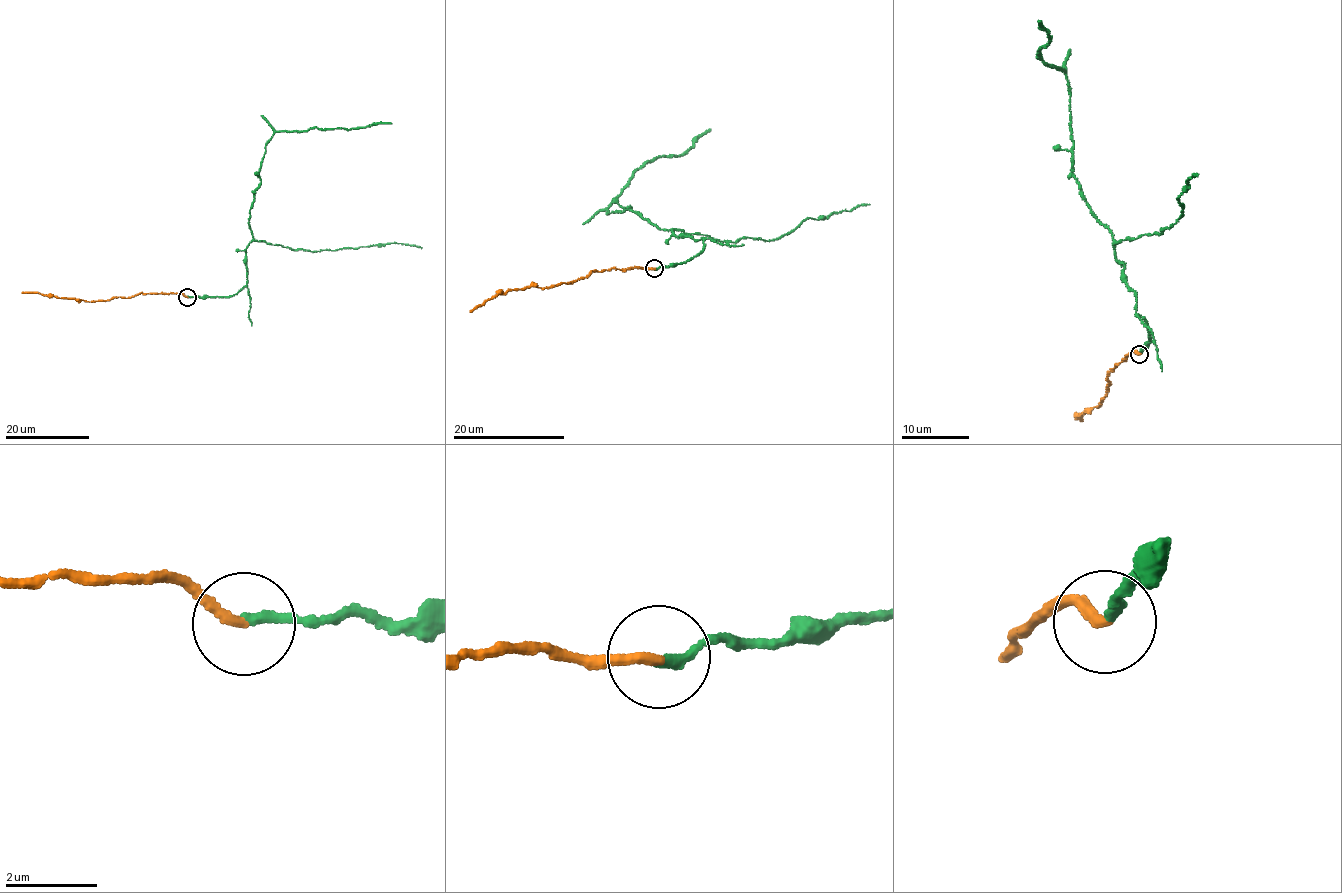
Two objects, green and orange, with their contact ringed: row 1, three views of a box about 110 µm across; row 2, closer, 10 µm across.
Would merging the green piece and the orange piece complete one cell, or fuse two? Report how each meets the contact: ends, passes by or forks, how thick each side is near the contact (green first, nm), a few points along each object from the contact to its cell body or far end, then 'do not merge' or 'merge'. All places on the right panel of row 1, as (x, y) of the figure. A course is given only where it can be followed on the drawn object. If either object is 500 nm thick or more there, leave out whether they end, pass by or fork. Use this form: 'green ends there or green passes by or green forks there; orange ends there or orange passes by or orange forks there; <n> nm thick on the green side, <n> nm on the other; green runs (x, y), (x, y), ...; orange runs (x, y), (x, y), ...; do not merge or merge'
green ends there; orange ends there; 240 nm thick on the green side, 240 nm on the other; green runs (1138, 354), (1150, 335), (1111, 230), (1073, 173), (1070, 92), (1064, 72), (1038, 57), (1051, 38), (1039, 22); orange runs (1138, 354), (1128, 353), (1115, 364), (1107, 374), (1106, 396), (1099, 406), (1077, 416), (1082, 419); merge

